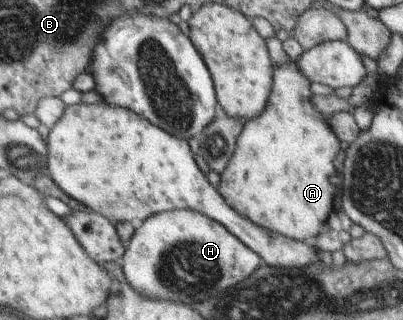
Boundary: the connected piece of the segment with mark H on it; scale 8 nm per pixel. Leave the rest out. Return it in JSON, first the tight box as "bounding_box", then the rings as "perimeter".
{"bounding_box":[119,208,263,304],"perimeter":[[[183,208],[157,213],[136,225],[119,263],[129,286],[141,296],[195,304],[249,278],[263,260],[217,220]]]}

